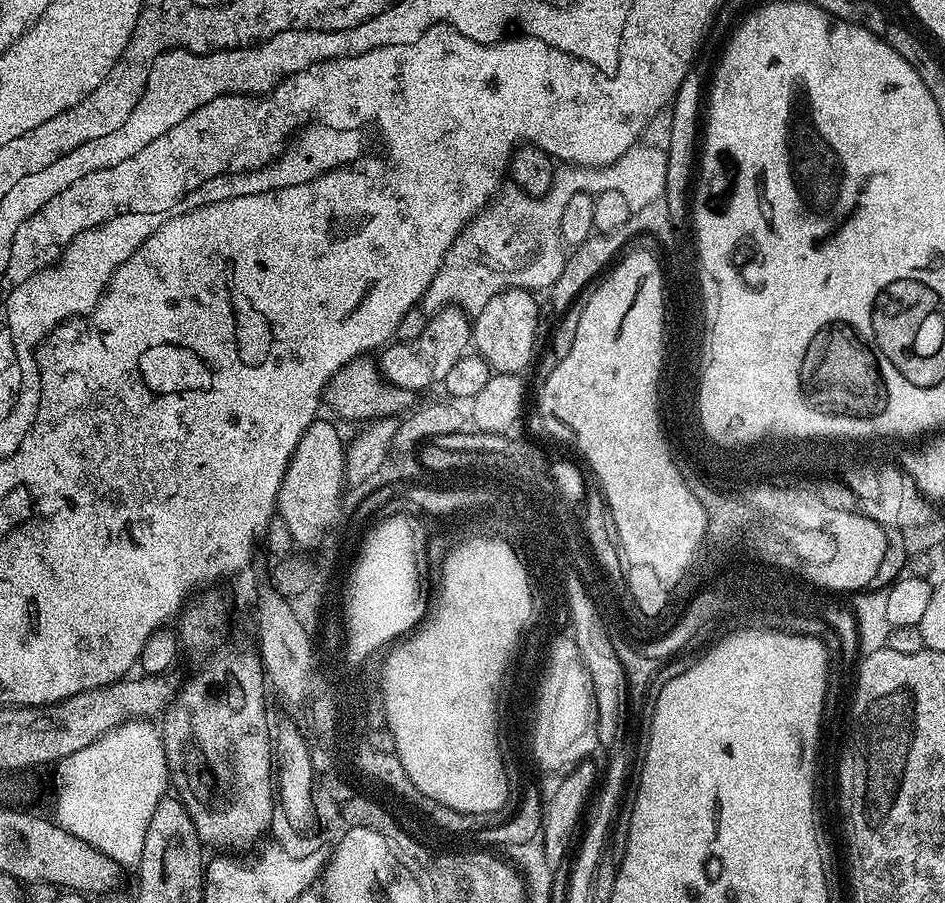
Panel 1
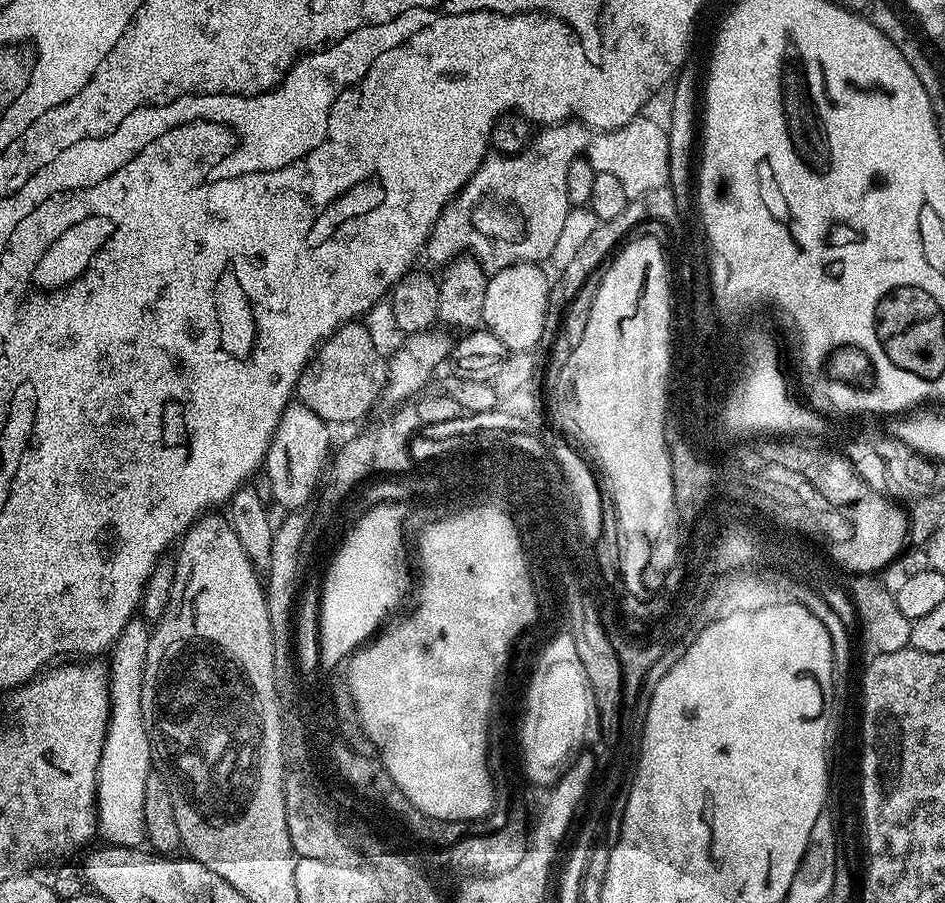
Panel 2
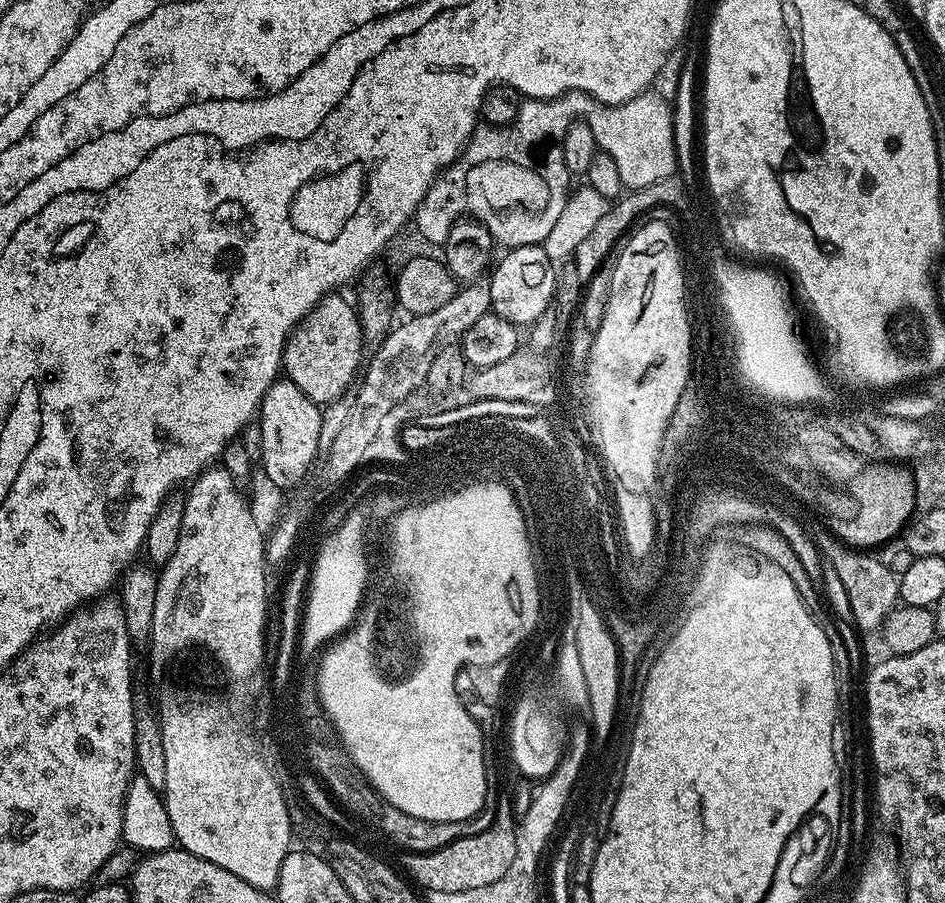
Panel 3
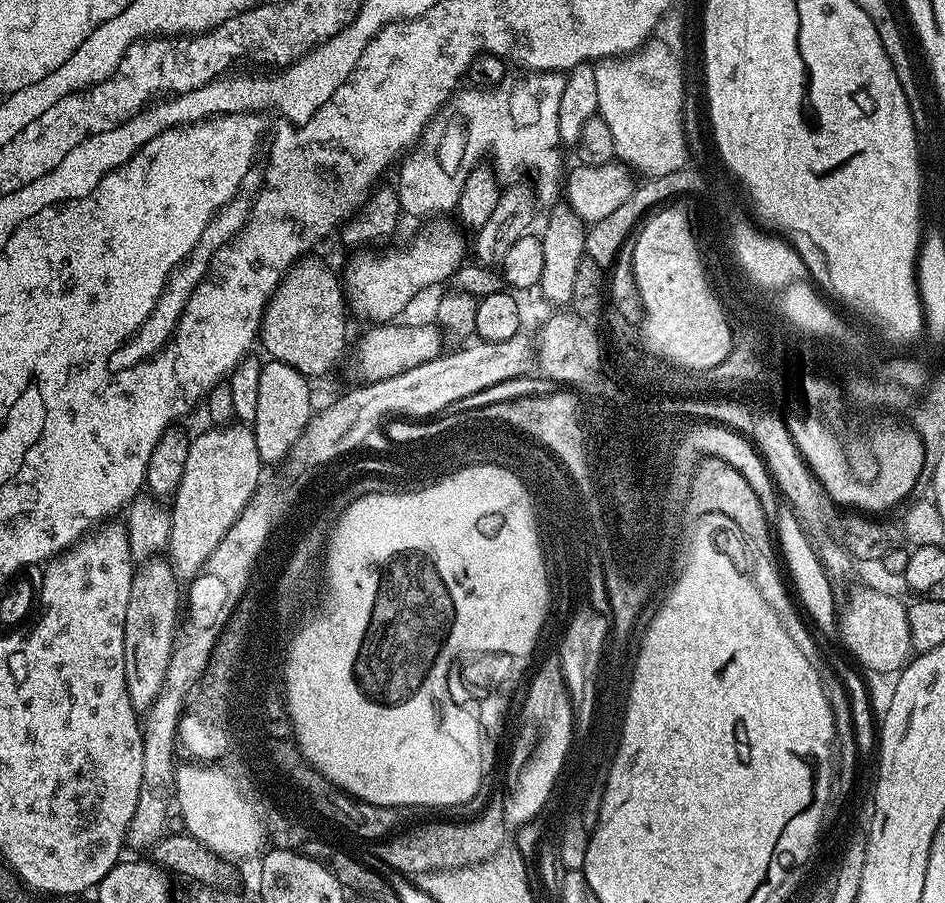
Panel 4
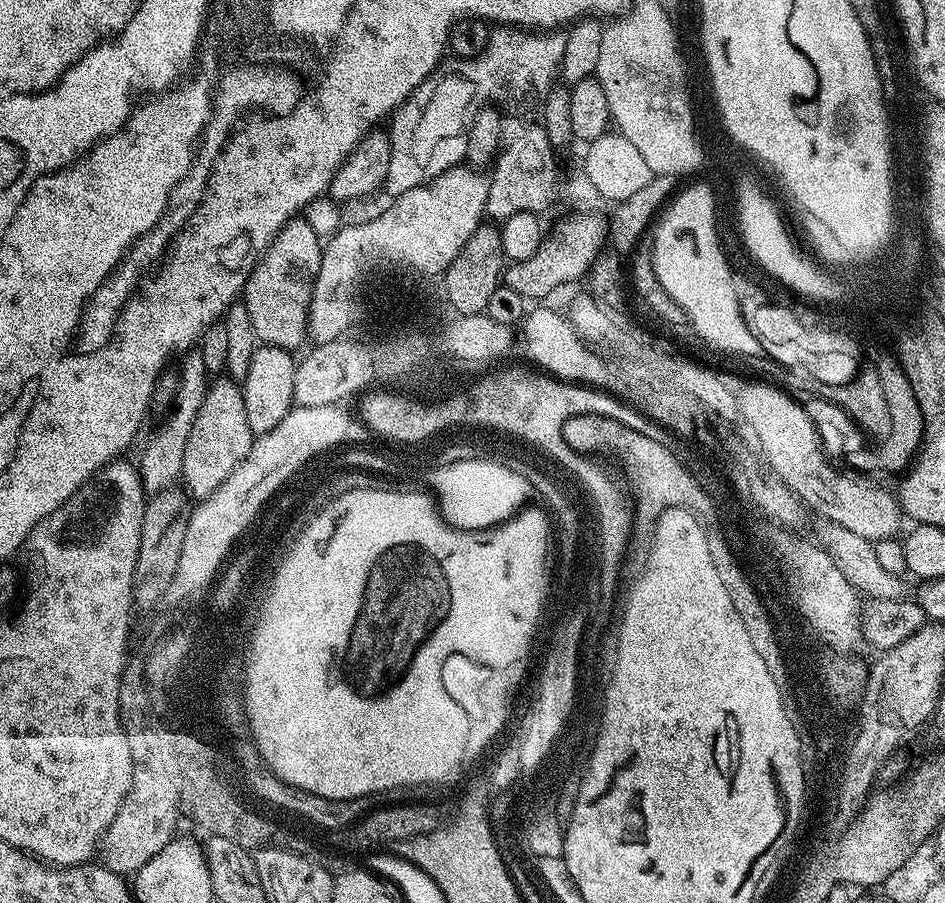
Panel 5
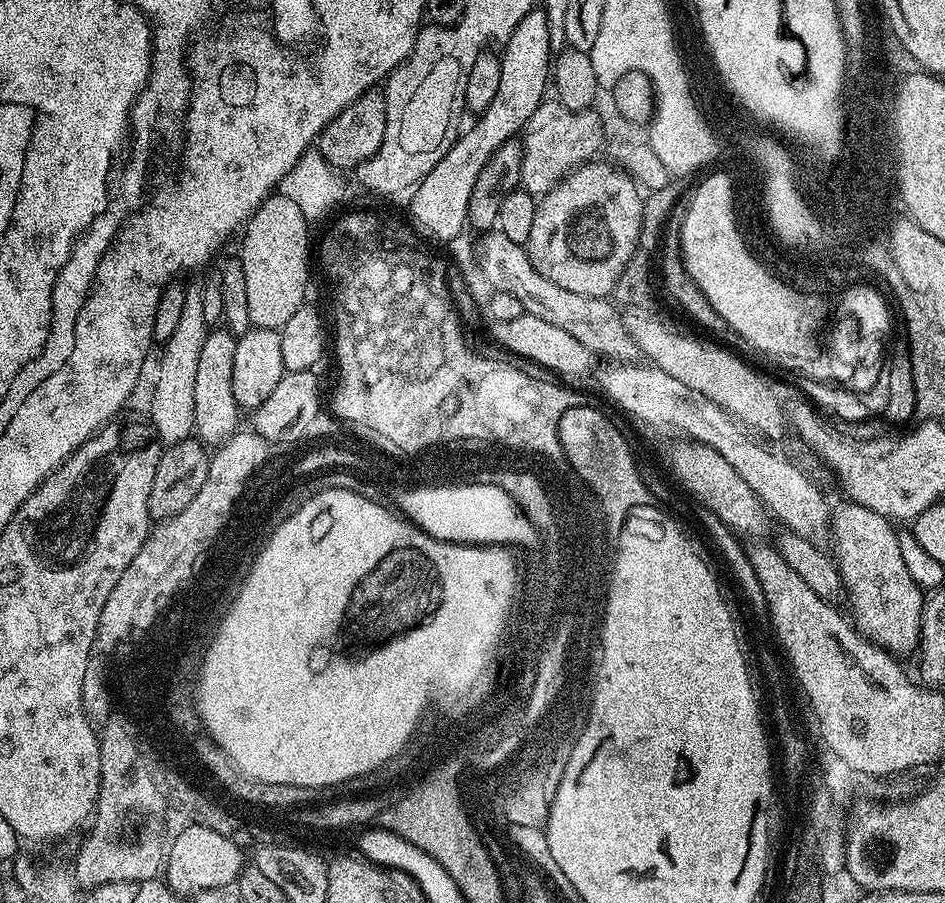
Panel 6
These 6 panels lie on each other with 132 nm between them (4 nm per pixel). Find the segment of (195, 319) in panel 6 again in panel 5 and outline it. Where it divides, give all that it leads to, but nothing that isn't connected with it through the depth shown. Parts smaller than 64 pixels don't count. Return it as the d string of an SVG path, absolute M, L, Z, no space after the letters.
M193 350L183 357L184 365L178 368L179 384L176 399L171 405L169 415L156 428L156 433L148 440L144 453L138 459L140 481L145 493L155 494L173 487L181 479L182 458L186 454L186 438L190 438L190 426L194 426L194 418L198 406L202 406L202 398L210 383L210 373L206 370L206 362L202 362L202 354Z

